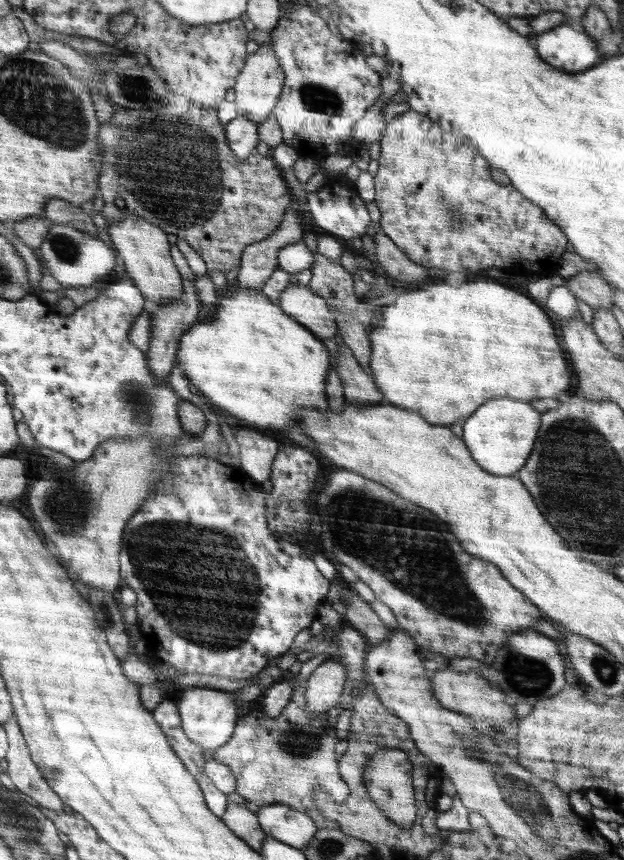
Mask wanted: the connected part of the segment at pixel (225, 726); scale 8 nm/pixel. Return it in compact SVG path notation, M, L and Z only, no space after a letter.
M204 688L184 692L184 696L180 698L179 714L183 731L188 738L204 750L210 751L222 747L231 739L235 733L234 726L237 726L236 720L238 720L236 704L230 694L218 692L218 690L204 690Z

